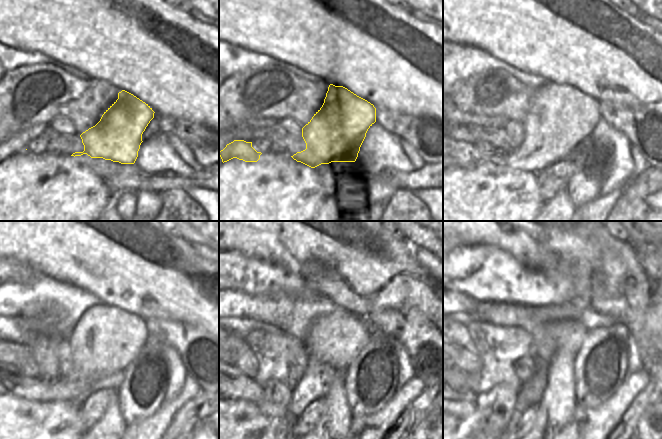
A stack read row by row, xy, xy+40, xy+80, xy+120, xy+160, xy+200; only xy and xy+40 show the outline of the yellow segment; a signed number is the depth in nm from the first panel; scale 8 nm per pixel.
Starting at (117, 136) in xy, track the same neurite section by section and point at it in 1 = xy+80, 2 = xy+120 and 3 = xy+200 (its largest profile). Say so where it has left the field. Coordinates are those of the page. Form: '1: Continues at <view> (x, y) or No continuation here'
1: Continues at xy+80 (559, 117)
2: Continues at xy+120 (106, 339)
3: Continues at xy+200 (547, 338).

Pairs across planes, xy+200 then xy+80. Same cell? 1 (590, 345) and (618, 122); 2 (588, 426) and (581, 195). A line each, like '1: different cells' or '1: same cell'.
1: different cells
2: different cells

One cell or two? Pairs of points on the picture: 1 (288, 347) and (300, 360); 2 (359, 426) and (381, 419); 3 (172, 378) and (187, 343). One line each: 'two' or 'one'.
1: two
2: one
3: two

